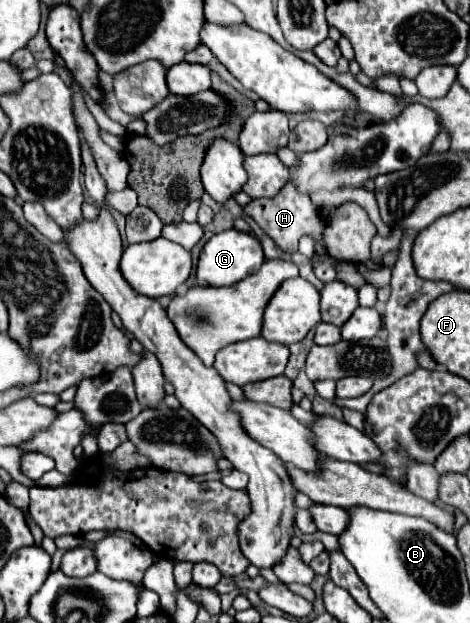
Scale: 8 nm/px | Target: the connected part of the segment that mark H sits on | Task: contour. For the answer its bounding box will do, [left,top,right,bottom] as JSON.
[244,184,328,256]

